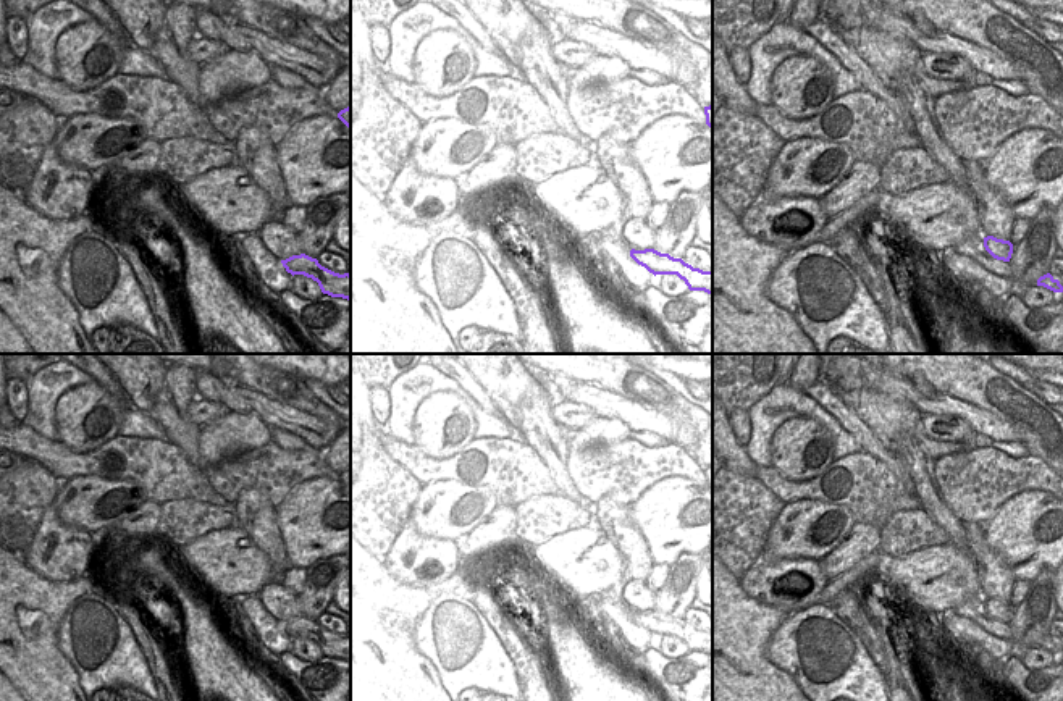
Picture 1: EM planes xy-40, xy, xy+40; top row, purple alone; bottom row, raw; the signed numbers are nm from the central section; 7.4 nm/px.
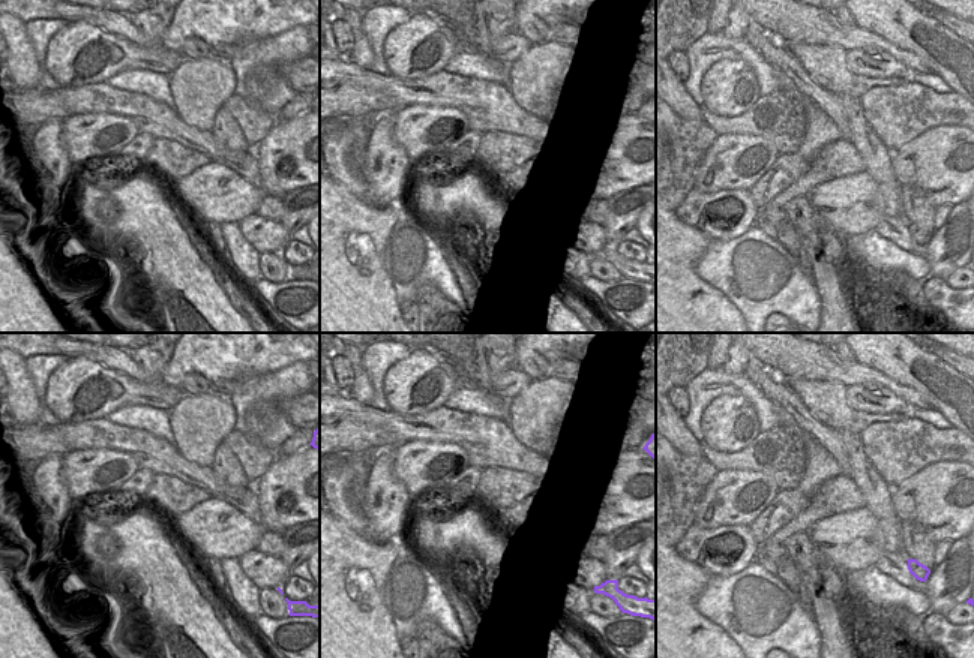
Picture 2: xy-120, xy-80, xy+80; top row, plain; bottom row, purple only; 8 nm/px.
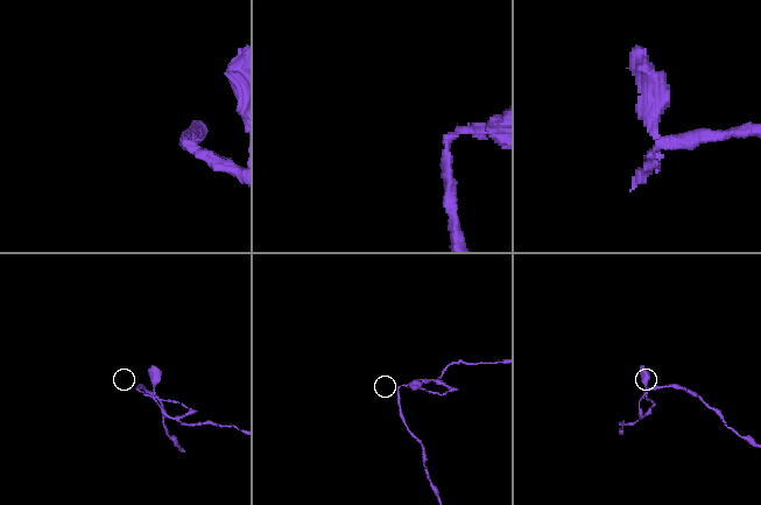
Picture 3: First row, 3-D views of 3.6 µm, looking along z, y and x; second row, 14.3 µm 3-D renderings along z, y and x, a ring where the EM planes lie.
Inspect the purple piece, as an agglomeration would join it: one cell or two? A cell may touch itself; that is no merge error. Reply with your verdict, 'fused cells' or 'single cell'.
fused cells

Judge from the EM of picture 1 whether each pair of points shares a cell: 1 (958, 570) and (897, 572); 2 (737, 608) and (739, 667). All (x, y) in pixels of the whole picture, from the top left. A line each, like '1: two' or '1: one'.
1: one
2: one

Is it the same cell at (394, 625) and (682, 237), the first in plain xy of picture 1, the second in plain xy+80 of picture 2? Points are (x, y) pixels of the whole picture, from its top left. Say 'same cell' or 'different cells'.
same cell

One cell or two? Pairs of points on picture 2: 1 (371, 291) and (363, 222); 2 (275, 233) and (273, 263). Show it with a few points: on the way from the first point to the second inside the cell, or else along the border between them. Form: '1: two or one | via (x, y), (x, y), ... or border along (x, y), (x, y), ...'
1: one | via (366, 275), (363, 272), (363, 239)
2: two | border along (276, 251), (260, 255)

